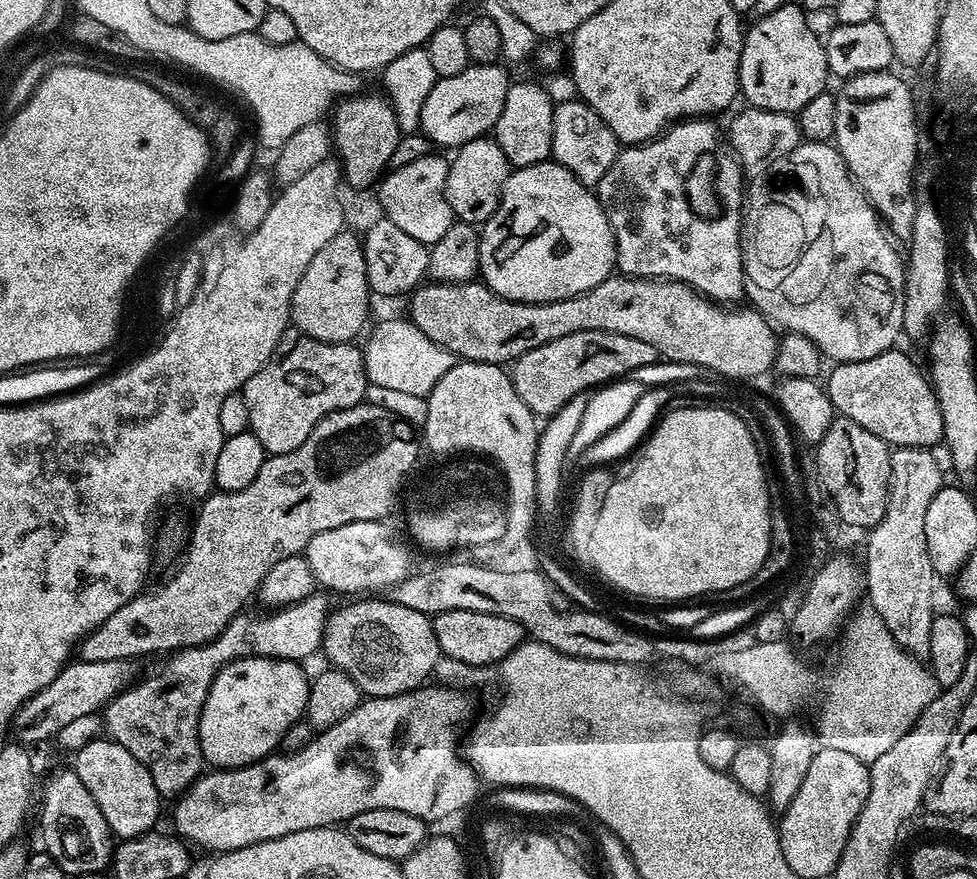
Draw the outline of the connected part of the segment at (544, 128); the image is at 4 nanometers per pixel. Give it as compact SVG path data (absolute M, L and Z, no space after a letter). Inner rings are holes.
M532 80L509 83L506 102L502 102L502 114L498 114L494 139L513 169L534 166L551 157L555 109L556 104L543 83L535 84Z

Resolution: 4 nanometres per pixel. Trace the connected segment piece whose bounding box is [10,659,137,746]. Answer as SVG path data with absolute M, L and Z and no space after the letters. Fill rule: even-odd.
M77 659L65 664L54 682L50 682L50 686L38 690L14 713L10 725L11 735L24 746L40 744L43 740L51 741L62 730L62 726L75 722L78 718L99 713L137 675L136 666L131 660L86 662Z

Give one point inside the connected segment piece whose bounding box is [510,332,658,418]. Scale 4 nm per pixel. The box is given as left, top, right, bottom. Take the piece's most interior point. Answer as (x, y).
(547, 377)

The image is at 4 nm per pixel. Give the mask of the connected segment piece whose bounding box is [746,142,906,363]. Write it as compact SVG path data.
M802 142L792 153L800 164L798 170L803 173L803 184L807 186L804 220L808 220L808 240L812 240L812 248L808 248L804 260L784 276L784 284L772 284L768 276L764 276L764 280L756 276L755 282L747 281L746 296L751 307L784 332L797 332L810 338L810 342L814 342L814 346L818 346L832 362L862 362L895 349L896 339L901 339L904 331L906 267L901 253L900 256L896 253L897 245L890 239L860 185L848 173L836 147L822 142Z

